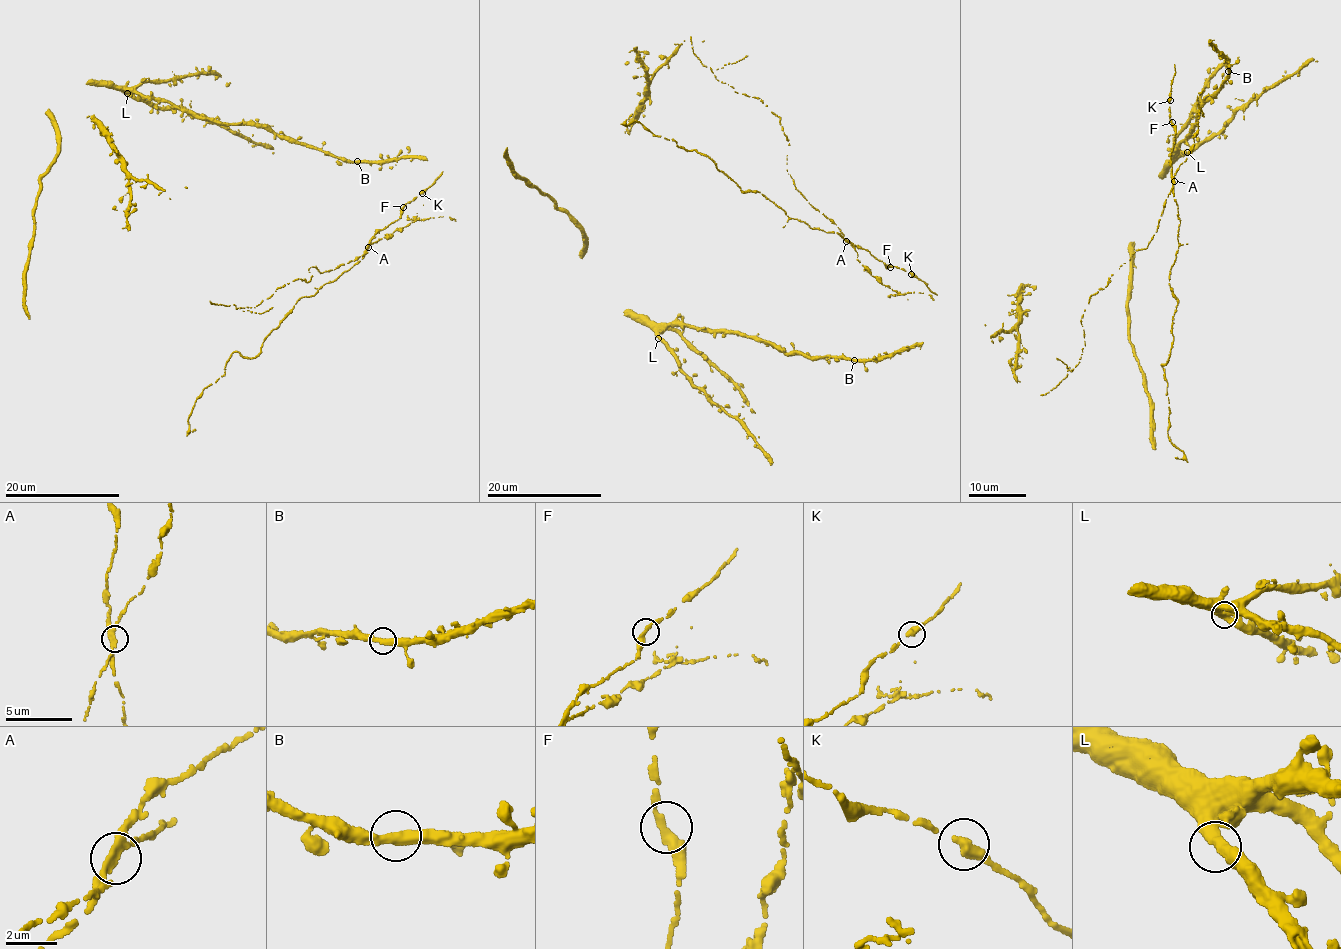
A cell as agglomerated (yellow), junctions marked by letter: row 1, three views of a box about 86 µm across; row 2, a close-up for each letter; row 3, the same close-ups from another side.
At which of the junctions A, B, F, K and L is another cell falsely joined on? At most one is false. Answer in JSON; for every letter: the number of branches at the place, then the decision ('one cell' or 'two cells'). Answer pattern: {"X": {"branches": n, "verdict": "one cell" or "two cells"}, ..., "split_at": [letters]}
{"A": {"branches": 3, "verdict": "two cells"}, "B": {"branches": 2, "verdict": "one cell"}, "F": {"branches": 2, "verdict": "one cell"}, "K": {"branches": 2, "verdict": "one cell"}, "L": {"branches": 3, "verdict": "one cell"}, "split_at": ["A"]}

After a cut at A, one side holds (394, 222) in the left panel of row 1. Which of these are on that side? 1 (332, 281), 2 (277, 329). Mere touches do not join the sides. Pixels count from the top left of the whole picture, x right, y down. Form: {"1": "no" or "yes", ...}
{"1": "yes", "2": "yes"}

